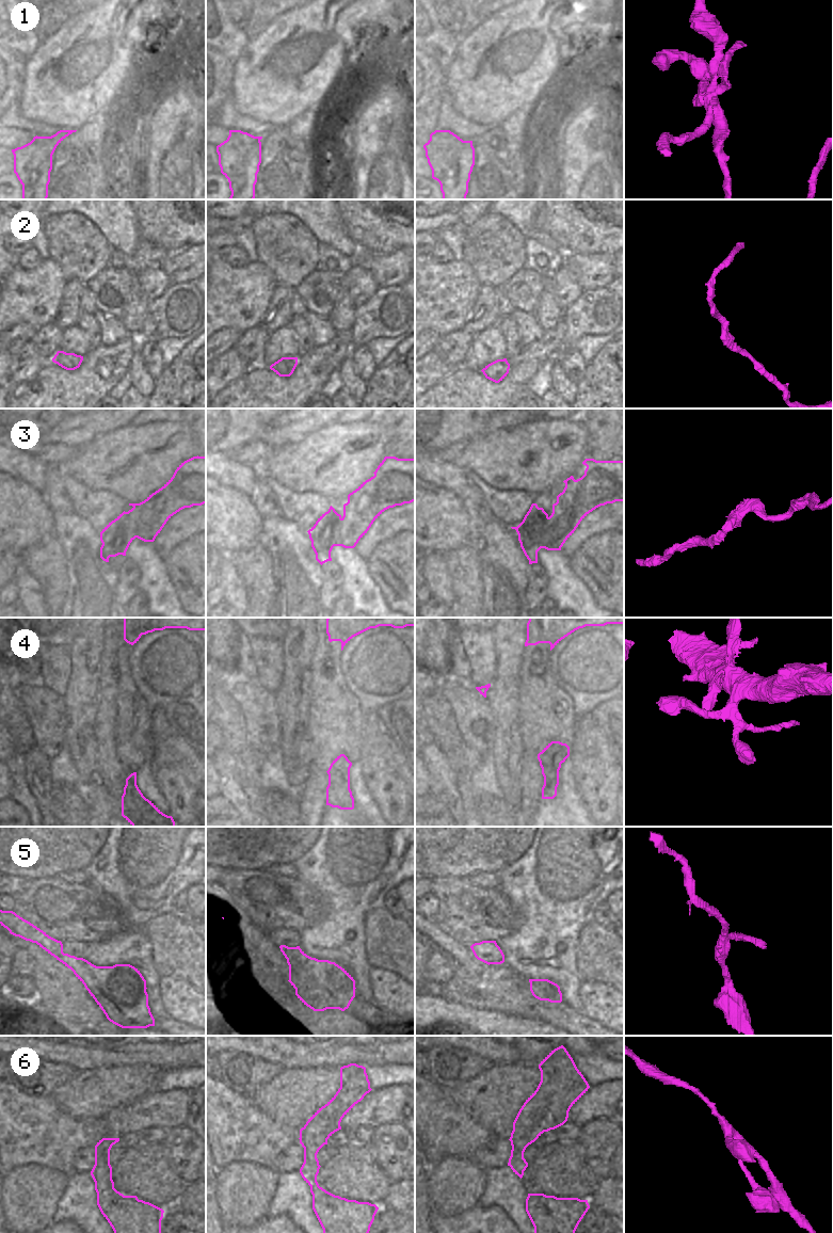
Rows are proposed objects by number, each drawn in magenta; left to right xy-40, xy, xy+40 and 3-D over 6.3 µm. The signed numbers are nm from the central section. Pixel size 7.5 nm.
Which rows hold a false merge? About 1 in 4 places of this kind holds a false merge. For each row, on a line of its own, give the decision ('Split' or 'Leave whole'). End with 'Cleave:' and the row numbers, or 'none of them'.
1: Split
2: Leave whole
3: Split
4: Leave whole
5: Leave whole
6: Leave whole
Cleave: 1, 3.

